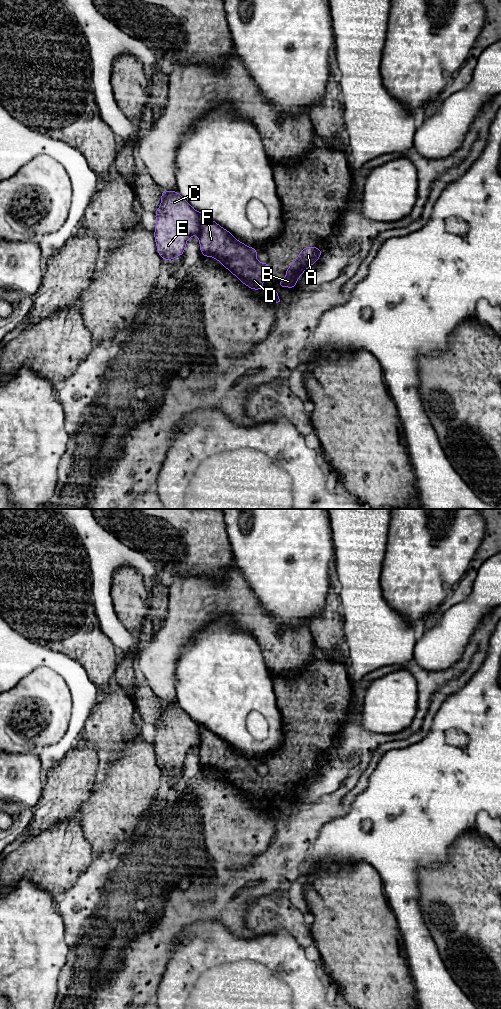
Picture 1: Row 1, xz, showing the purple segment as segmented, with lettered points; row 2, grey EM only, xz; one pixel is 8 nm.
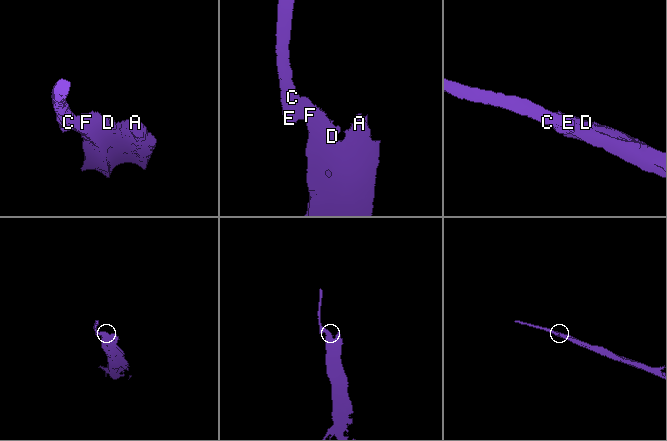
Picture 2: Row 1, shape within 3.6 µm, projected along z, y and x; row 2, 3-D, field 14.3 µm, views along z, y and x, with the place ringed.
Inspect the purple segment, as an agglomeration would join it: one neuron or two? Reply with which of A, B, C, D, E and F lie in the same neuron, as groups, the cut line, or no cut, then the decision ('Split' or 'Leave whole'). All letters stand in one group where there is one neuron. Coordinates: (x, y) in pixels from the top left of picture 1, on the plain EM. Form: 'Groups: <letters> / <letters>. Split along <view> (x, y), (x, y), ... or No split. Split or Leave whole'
Groups: A B D F / C E. Split along xz (200, 725), (200, 745), (198, 747). Split

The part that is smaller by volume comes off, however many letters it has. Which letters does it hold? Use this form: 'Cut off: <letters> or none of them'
Cut off: C, E

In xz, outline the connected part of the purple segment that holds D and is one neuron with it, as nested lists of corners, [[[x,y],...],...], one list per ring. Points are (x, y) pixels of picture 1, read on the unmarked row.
[[[200,725],[200,762],[203,769],[211,768],[254,802],[264,802],[263,792],[268,787],[270,776],[256,772],[258,761],[248,759],[219,738],[215,733]]]

